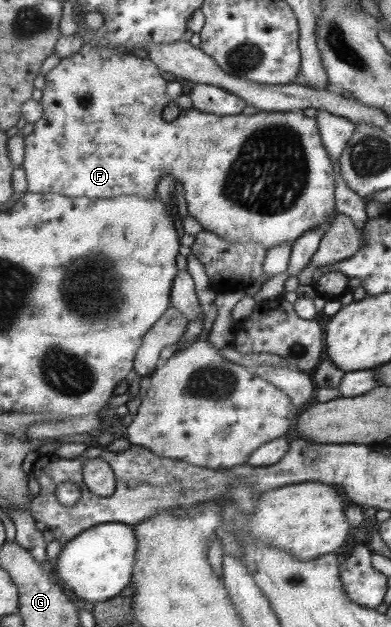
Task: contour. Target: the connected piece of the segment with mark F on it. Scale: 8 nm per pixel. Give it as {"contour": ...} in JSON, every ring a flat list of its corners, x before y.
{"contour":[[82,44,82,47,69,57,60,59,60,62,50,69,44,76,44,89,41,90,41,98,39,100,42,106,42,117,33,123,33,129,29,135,23,137,25,140,25,157,21,163,24,170,27,188,26,192,34,193,57,193,71,198,90,198,90,199,110,199,119,195,138,195,144,198,152,198,157,194,158,182,162,175,170,174,174,179,174,185,179,182,184,191,184,199,186,202,187,215,197,219,202,224,202,229,218,234,220,238,228,240,228,242,256,242,262,244,264,248,288,242,292,245,294,240,306,231,316,228,316,226,324,226,322,222,326,218,332,216,334,209,334,171,332,171,332,161,328,159,328,153,322,145,317,123,312,117,303,116,300,112,262,112,258,111,251,115,214,115,213,113,200,113,194,107,179,110,178,115,170,122,166,122,166,115,162,115,162,111,166,111,168,98,166,95,166,85,170,81,166,81,162,77,162,68,159,68,150,59,139,59,127,53,118,53,114,48,100,46,98,44]]}

